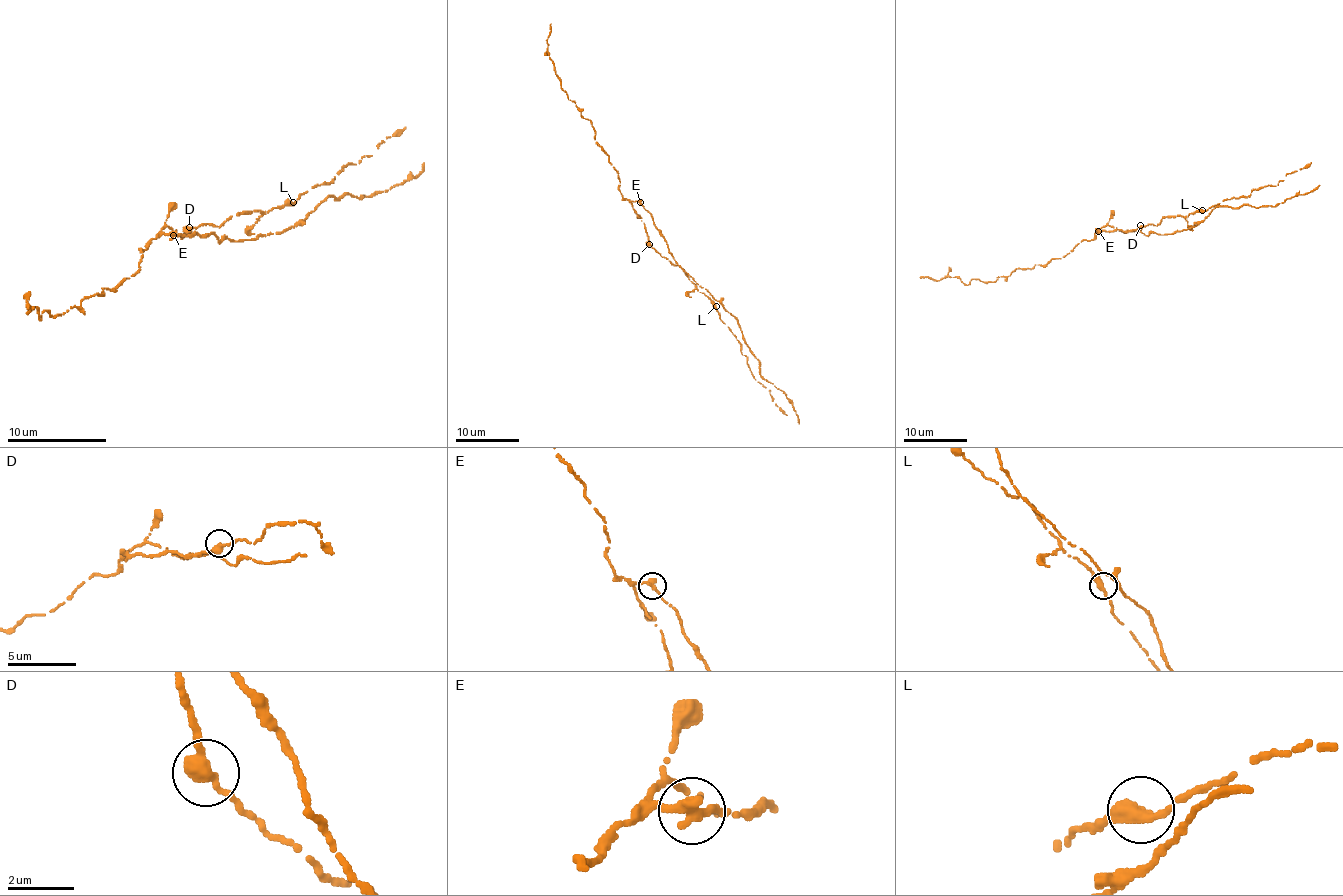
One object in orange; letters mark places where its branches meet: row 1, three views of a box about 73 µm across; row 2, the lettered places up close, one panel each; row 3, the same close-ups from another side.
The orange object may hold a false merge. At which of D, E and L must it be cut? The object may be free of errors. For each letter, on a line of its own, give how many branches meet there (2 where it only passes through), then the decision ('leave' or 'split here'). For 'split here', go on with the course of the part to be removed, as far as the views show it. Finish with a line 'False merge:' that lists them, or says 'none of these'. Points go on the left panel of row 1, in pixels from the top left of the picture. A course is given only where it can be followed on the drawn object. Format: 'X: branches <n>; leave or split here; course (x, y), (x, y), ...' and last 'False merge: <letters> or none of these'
D: branches 2; leave
E: branches 2; split here; course (174, 234), (256, 239), (295, 227), (328, 197), (370, 197), (417, 177), (424, 162)
L: branches 2; leave
False merge: E

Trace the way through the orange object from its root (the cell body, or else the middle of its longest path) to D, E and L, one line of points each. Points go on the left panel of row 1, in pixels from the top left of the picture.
D: (162, 232), (164, 227), (169, 227), (184, 237), (189, 227)
E: (162, 232), (174, 234)
L: (162, 232), (164, 227), (169, 227), (184, 237), (201, 224), (221, 227), (236, 214), (268, 212), (293, 202)

